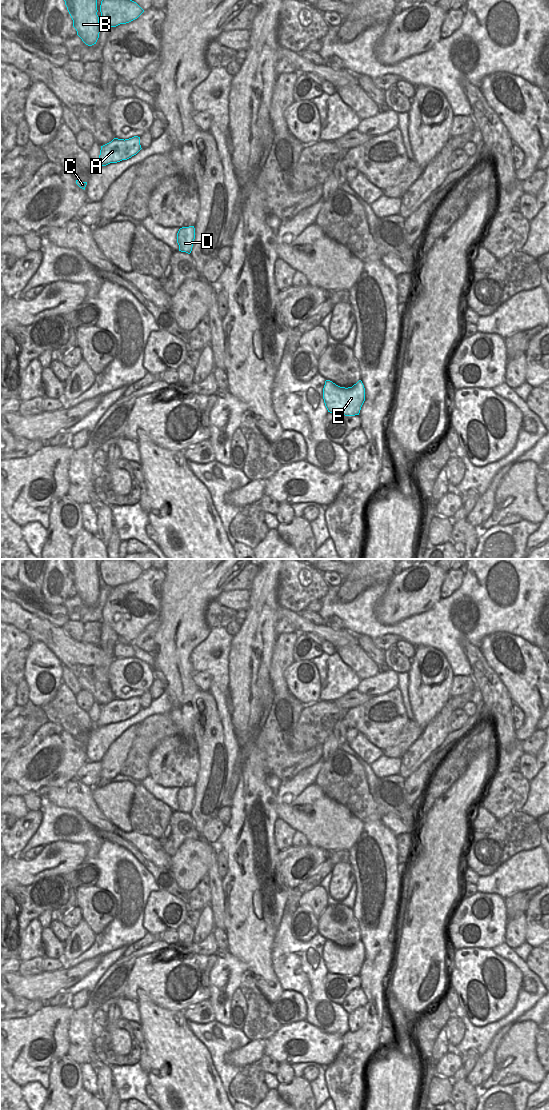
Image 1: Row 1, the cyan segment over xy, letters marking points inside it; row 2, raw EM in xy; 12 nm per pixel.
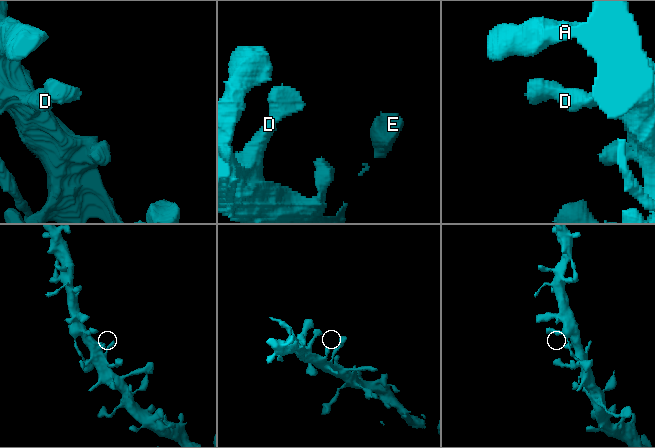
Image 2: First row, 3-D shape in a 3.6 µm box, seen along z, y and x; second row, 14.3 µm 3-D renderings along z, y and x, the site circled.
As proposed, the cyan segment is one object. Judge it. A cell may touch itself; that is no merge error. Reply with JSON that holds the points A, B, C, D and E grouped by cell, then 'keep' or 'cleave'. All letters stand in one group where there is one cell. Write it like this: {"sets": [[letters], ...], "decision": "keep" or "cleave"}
{"sets": [["A", "B", "C", "D", "E"]], "decision": "keep"}

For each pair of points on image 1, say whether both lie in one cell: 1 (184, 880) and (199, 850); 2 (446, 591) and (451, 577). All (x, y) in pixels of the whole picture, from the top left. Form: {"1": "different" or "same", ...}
{"1": "same", "2": "same"}

